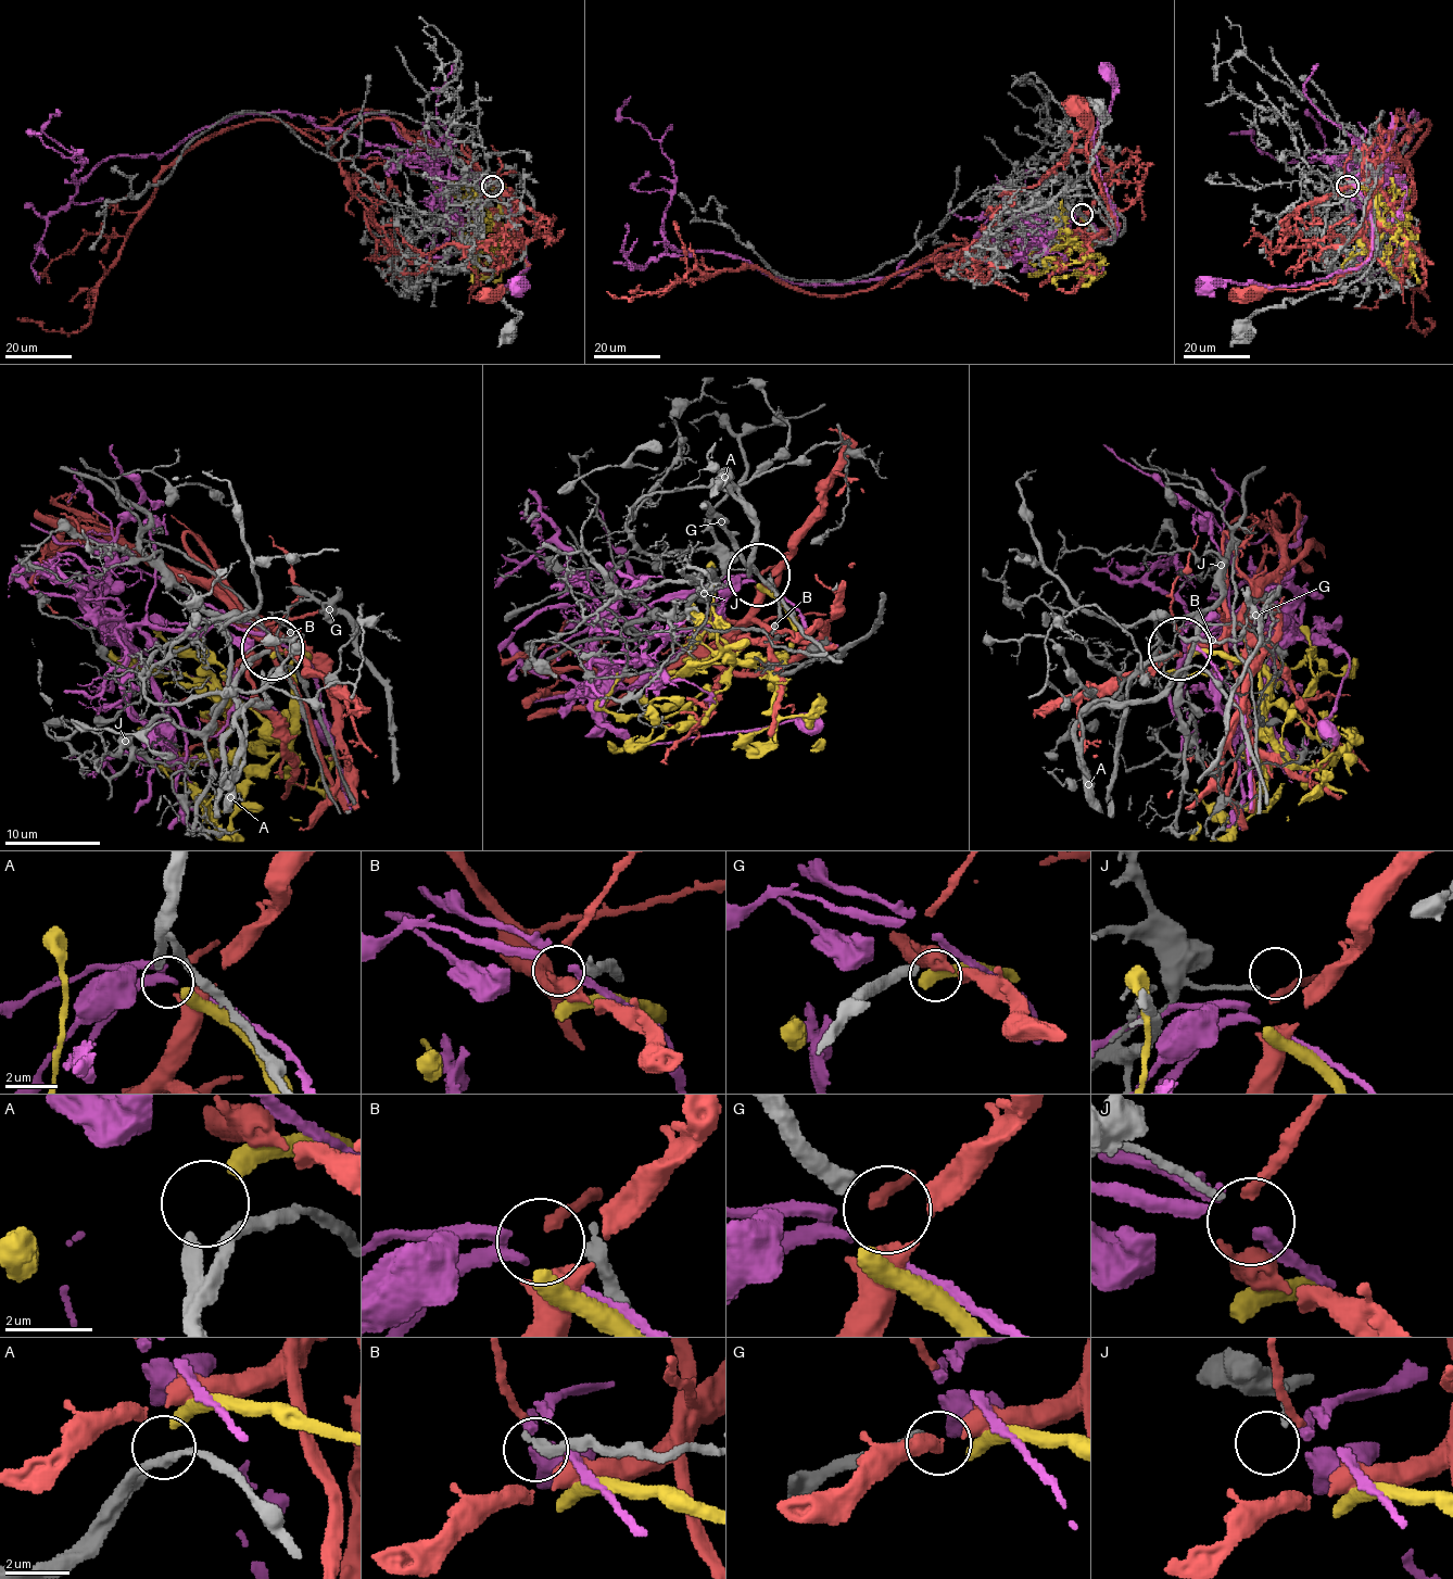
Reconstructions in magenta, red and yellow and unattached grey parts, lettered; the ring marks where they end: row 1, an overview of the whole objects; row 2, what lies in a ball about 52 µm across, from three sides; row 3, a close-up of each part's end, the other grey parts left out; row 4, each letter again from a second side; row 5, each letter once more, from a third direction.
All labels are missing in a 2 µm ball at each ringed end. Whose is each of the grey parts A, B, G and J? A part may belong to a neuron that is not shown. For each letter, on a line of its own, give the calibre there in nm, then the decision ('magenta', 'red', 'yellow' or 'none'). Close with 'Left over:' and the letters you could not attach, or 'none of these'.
A: calibre 280 nm; yellow
B: calibre 380 nm; magenta
G: calibre 400 nm; none
J: calibre 160 nm; none
Left over: G, J

